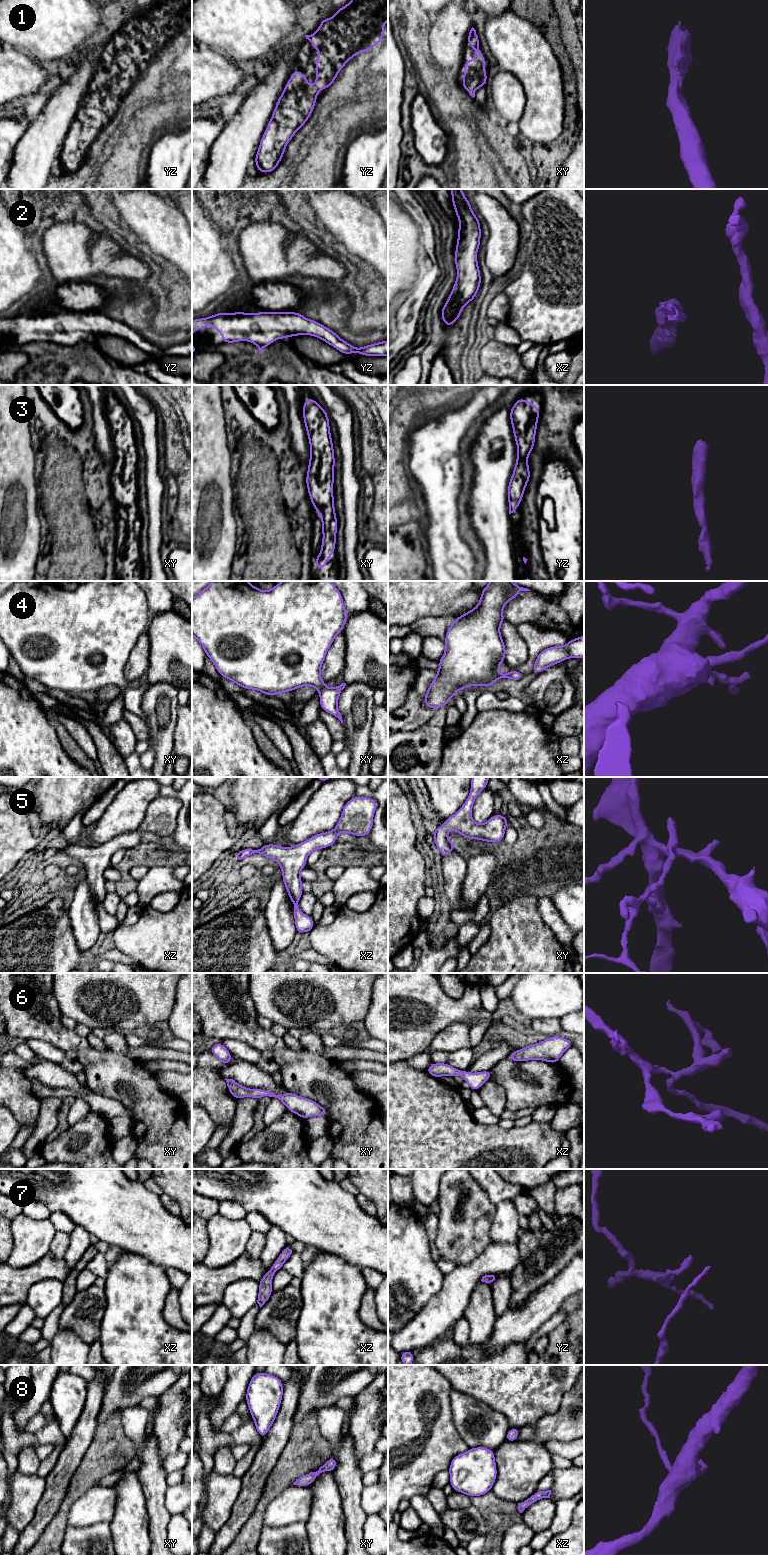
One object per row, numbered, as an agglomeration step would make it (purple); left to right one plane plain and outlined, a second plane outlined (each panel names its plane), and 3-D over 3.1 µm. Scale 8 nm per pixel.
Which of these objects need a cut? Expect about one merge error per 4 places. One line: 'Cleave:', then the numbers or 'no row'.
Cleave: no row

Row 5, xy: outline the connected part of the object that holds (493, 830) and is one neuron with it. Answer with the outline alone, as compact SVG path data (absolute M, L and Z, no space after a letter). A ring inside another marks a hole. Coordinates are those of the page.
M472 777L471 790L462 807L444 823L436 828L432 835L434 843L442 857L449 855L456 843L450 841L447 832L451 829L457 831L465 839L479 839L491 843L504 840L508 818L500 814L494 814L484 824L477 824L472 819L472 808L478 794L487 788L490 777Z

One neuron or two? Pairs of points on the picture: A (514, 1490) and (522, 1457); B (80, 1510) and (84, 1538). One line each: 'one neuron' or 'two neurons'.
A: one neuron
B: two neurons

